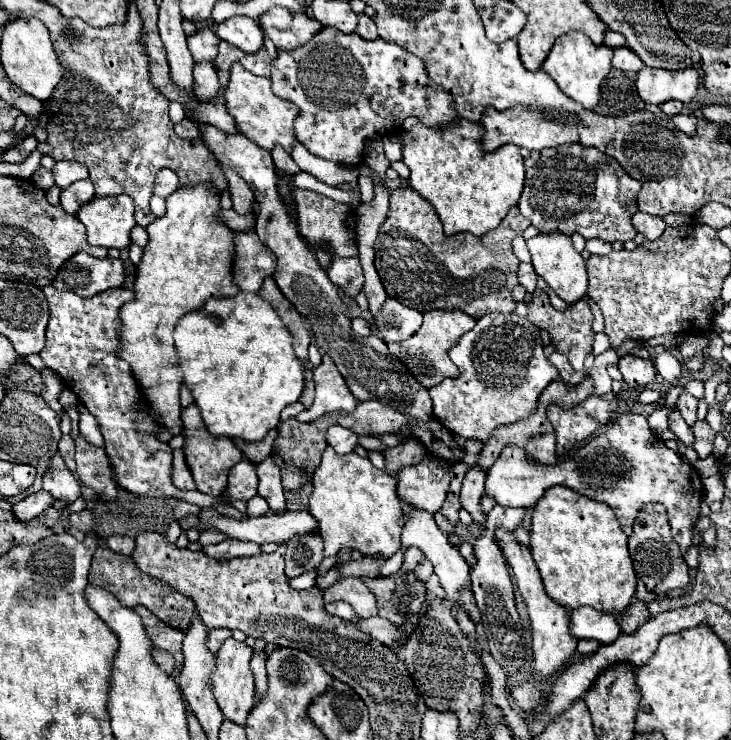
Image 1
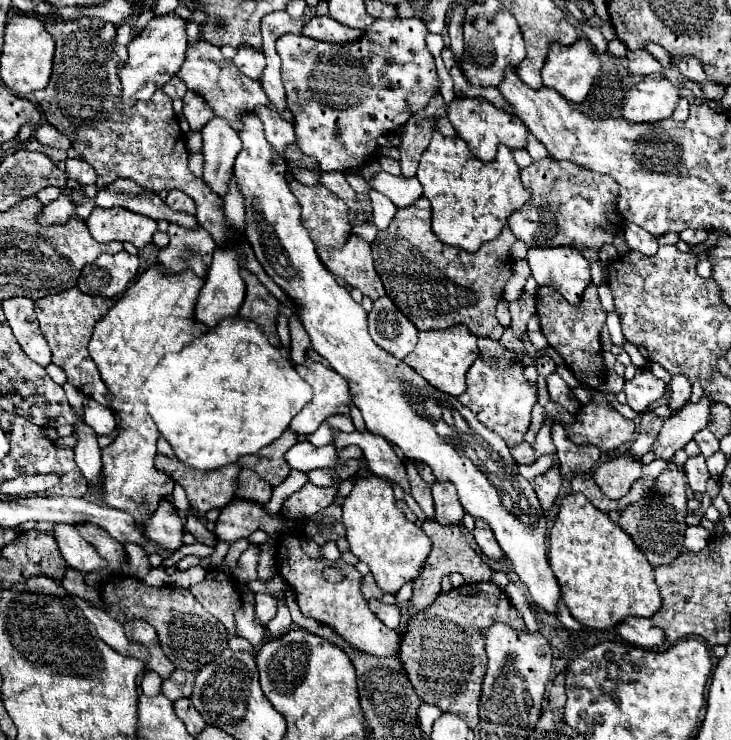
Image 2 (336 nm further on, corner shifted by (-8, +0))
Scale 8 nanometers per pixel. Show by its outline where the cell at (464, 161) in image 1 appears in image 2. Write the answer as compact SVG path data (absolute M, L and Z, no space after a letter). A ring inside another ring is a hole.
M434 132L430 146L422 154L416 178L432 204L432 232L440 242L466 252L476 252L484 242L498 238L508 216L528 202L512 150L500 146L494 160L482 162L472 156L464 140L458 136L448 138L440 132Z

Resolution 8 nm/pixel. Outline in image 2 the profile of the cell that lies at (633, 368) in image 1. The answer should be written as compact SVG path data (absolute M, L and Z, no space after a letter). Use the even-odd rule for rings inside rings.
M638 368L636 376L624 384L624 394L628 396L628 406L642 414L650 404L664 396L666 384L658 380L650 370Z

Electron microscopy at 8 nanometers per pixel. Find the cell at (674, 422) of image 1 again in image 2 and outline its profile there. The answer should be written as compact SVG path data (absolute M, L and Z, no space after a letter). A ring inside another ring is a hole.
M694 456L694 458L688 458L686 464L686 474L688 474L688 484L690 484L690 490L694 494L704 494L706 492L706 480L710 478L710 472L706 468L706 462L704 462L704 456Z

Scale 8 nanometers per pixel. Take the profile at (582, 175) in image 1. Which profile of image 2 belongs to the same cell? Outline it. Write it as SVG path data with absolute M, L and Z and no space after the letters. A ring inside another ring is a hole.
M552 158L536 160L528 168L520 172L522 184L530 190L530 200L508 218L508 228L512 234L522 240L528 248L534 246L572 246L584 254L588 260L598 258L598 250L604 244L612 244L612 240L622 232L624 220L616 212L616 184L610 176L596 176L596 172L588 172L586 168L576 168L576 164L568 162L556 162Z

